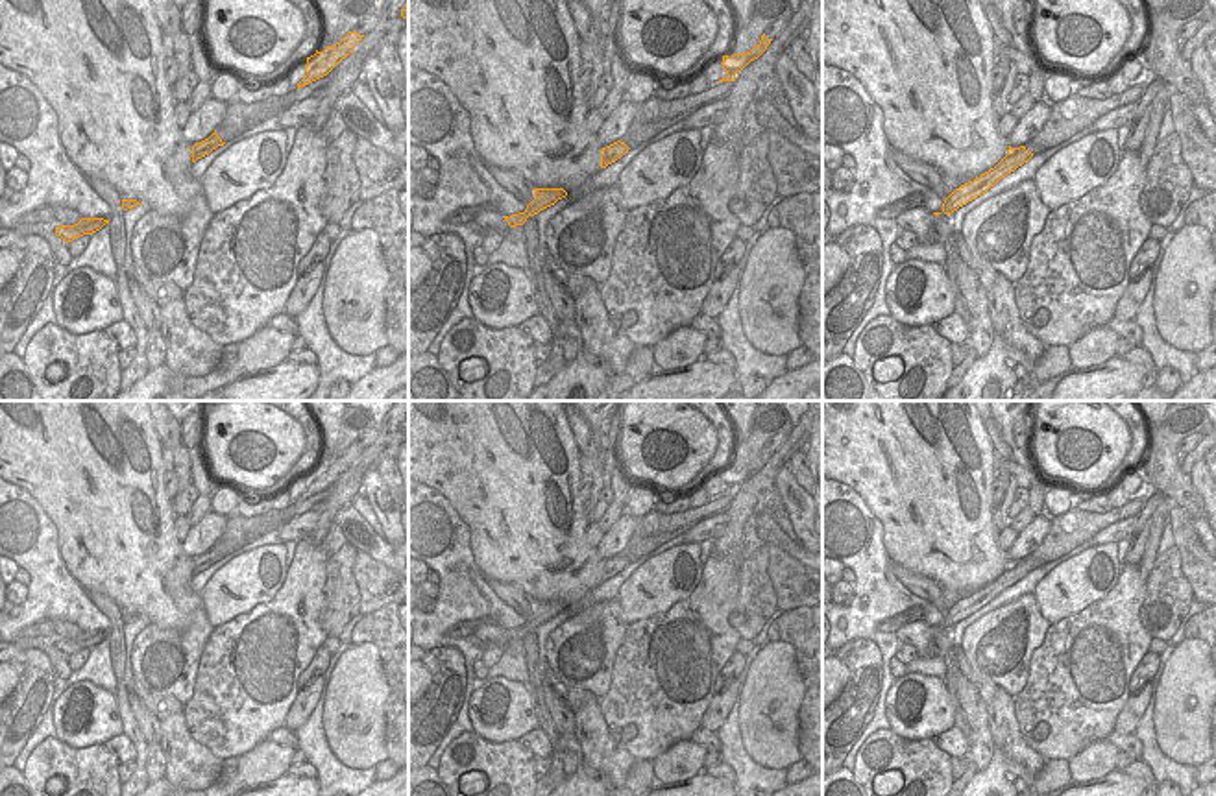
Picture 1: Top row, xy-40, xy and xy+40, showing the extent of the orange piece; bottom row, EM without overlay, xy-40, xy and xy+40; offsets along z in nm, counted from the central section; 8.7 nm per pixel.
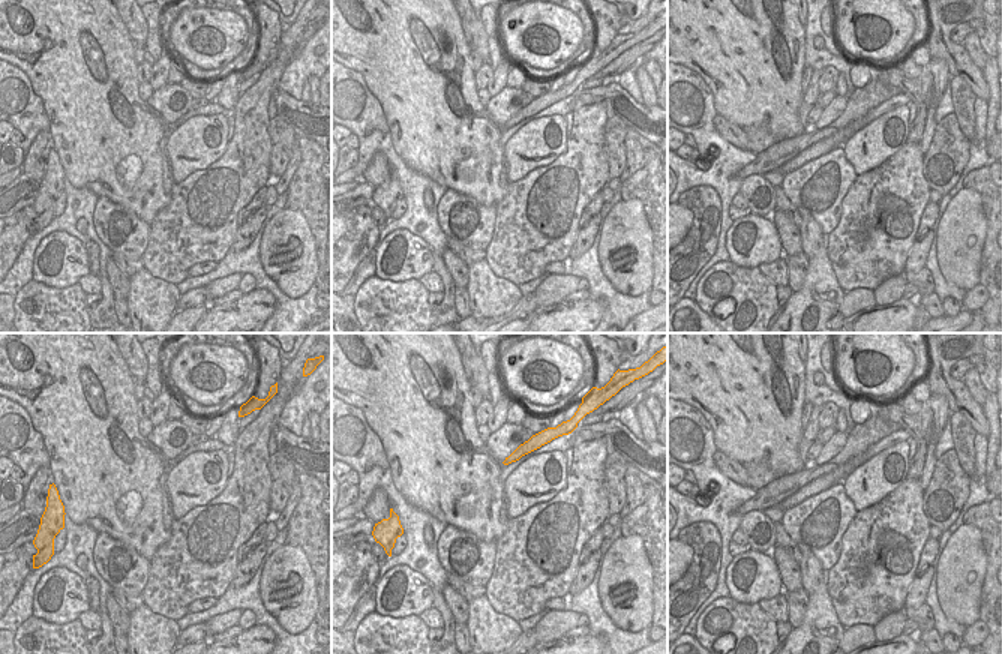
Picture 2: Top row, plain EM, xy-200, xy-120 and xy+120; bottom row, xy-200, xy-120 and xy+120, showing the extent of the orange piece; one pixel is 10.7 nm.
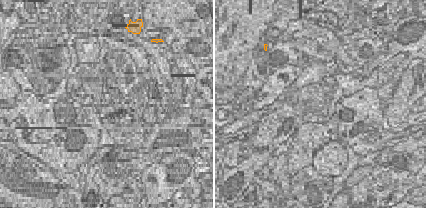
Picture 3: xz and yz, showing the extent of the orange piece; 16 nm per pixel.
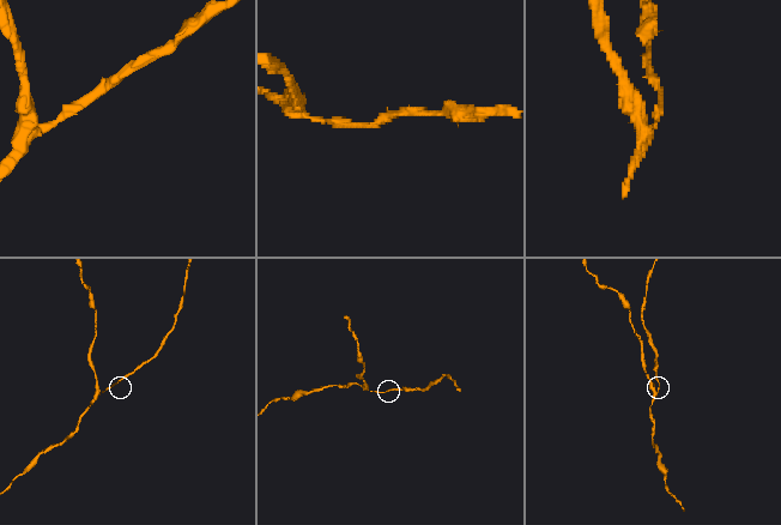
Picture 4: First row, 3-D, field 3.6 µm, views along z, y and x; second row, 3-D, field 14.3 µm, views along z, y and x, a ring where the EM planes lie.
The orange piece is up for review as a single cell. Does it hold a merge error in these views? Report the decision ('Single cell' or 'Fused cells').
Single cell

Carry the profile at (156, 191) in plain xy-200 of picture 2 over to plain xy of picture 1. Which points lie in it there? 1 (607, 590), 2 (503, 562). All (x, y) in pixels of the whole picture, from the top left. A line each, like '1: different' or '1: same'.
1: different
2: same

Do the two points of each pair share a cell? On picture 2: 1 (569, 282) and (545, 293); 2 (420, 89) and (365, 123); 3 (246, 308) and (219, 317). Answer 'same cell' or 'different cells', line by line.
1: same cell
2: different cells
3: same cell

